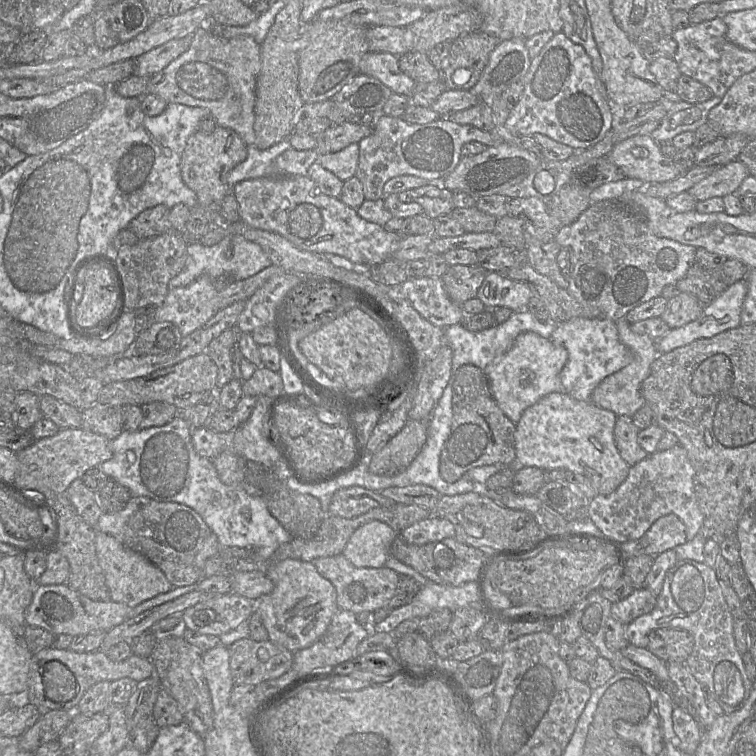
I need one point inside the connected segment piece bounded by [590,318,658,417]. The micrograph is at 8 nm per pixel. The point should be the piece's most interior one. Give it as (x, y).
(620, 393)

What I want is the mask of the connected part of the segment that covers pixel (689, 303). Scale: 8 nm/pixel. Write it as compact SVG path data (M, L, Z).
M682 292L668 300L660 318L672 330L697 319L703 309L704 306L695 296Z

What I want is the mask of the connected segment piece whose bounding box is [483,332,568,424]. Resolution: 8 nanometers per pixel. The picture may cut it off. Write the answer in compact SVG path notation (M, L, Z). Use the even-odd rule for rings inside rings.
M534 332L521 333L513 346L485 370L491 393L503 413L517 424L523 412L552 392L562 392L560 373L568 359L567 349Z

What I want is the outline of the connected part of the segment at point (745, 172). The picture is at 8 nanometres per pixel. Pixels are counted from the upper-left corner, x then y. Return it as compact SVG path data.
M738 160L732 161L722 165L711 175L695 184L688 193L698 202L712 197L723 198L734 194L749 175L749 170L743 163Z

